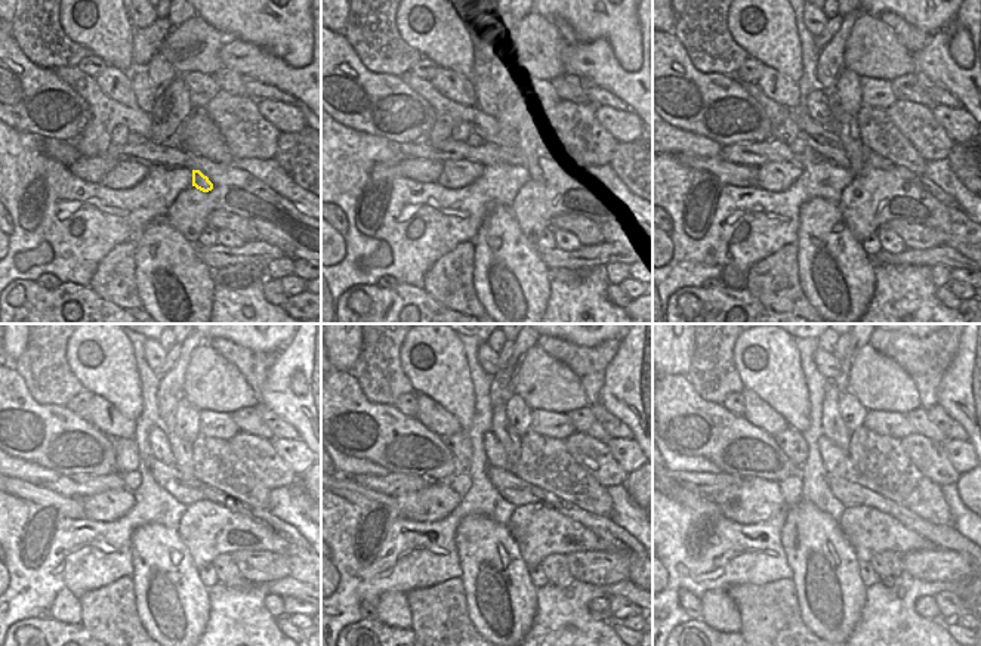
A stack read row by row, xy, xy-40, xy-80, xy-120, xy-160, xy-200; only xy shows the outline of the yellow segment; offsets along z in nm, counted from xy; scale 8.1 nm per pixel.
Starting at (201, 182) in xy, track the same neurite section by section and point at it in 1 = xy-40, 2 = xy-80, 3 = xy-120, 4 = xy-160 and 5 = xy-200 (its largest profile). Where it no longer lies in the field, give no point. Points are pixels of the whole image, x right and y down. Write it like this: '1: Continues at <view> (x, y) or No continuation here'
1: Continues at xy-40 (518, 139)
2: Continues at xy-80 (847, 127)
3: Continues at xy-120 (182, 450)
4: Continues at xy-160 (506, 435)
5: Continues at xy-200 (833, 427).

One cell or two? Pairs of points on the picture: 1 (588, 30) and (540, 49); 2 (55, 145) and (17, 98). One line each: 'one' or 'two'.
1: two
2: two

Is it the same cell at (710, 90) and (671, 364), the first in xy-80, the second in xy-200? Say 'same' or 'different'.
different

